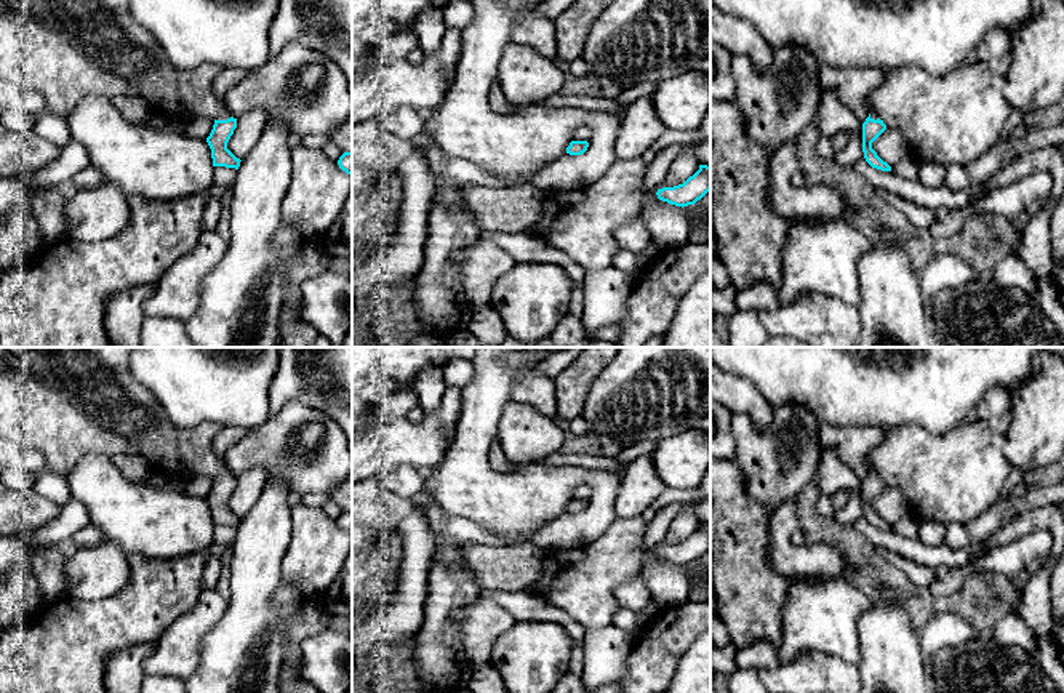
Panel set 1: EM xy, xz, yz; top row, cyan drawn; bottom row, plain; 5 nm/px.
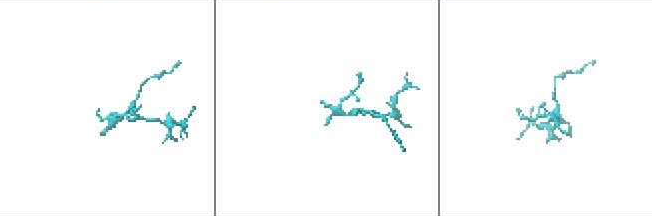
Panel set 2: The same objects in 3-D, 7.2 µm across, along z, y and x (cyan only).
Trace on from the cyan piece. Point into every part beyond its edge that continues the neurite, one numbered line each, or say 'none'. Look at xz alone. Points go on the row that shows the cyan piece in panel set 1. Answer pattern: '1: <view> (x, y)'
none

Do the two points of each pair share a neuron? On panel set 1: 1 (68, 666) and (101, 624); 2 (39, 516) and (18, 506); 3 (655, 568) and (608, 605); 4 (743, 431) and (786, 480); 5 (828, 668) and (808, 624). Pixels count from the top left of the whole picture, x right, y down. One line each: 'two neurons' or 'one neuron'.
1: one neuron
2: one neuron
3: two neurons
4: one neuron
5: two neurons

